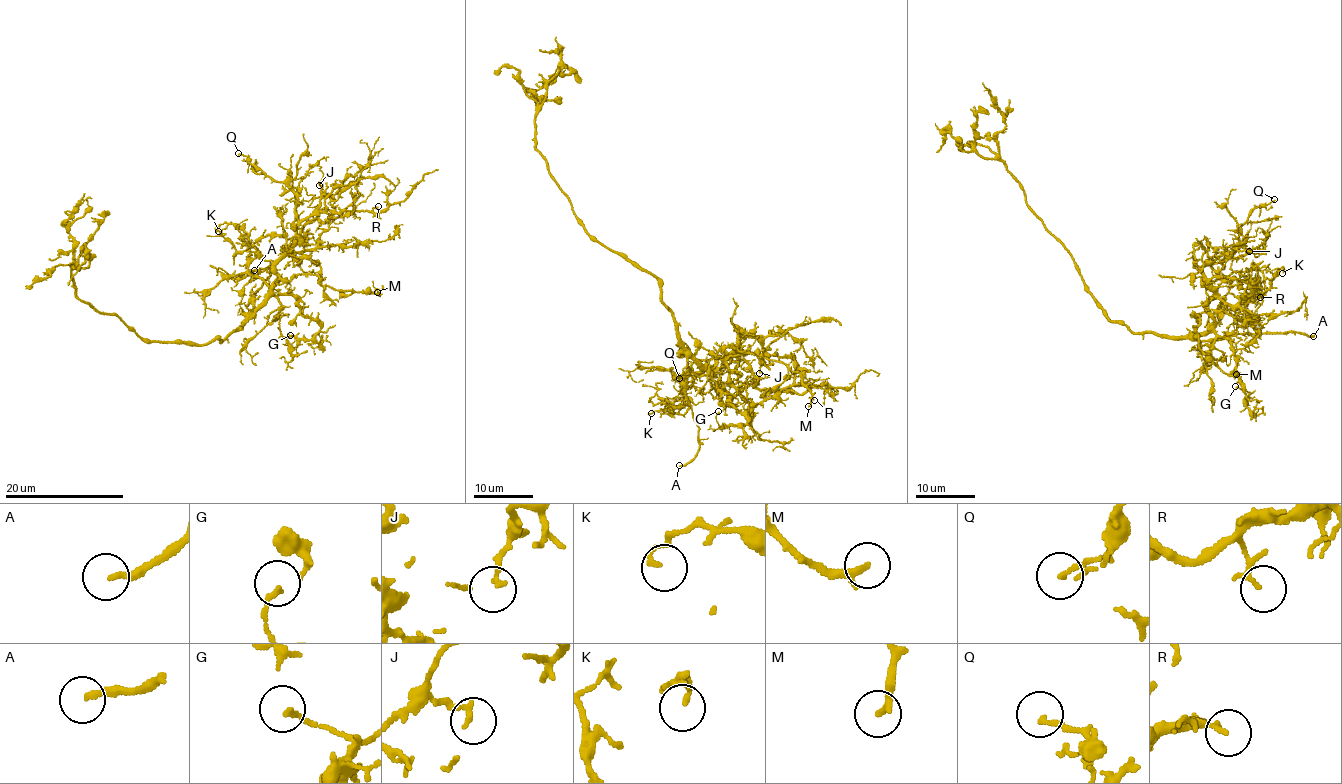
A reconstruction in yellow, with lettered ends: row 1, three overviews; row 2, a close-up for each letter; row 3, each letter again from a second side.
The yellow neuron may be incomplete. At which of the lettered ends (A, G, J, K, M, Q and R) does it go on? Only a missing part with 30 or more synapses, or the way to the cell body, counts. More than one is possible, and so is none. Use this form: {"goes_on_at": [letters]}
{"goes_on_at": ["A"]}

